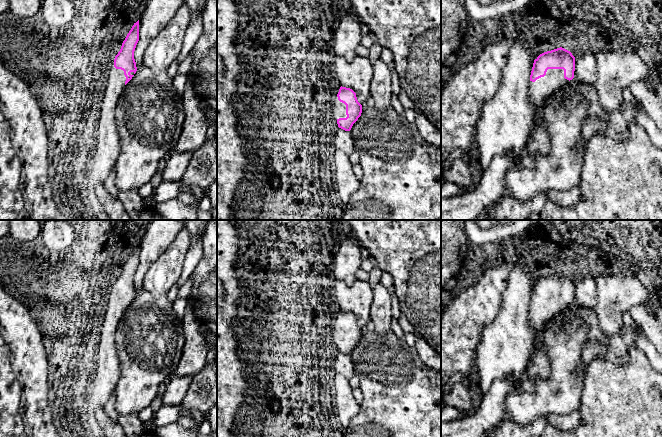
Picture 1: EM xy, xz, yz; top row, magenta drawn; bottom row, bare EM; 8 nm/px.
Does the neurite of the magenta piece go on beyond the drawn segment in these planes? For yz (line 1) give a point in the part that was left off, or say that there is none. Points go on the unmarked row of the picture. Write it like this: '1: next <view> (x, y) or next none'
1: next yz (538, 367)

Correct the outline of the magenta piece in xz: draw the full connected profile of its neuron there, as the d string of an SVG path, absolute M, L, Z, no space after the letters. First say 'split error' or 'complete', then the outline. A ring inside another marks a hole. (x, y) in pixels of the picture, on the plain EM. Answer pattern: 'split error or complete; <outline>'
split error; M341 310L335 317L332 330L332 341L338 351L350 355L361 337L362 329L358 326L356 317L350 312Z

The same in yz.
split error; M562 271L540 278L533 287L529 320L534 341L526 369L522 390L533 392L538 379L548 380L550 360L543 349L546 325L574 302L575 281Z

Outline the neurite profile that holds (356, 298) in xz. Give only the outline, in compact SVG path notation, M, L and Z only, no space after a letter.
M356 279L347 285L337 280L335 298L342 311L350 312L356 317L361 329L368 324L373 302L373 288L368 282Z

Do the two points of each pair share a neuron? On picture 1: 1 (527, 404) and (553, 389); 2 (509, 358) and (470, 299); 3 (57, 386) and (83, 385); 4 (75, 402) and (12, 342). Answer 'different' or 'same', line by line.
1: same
2: different
3: same
4: different

